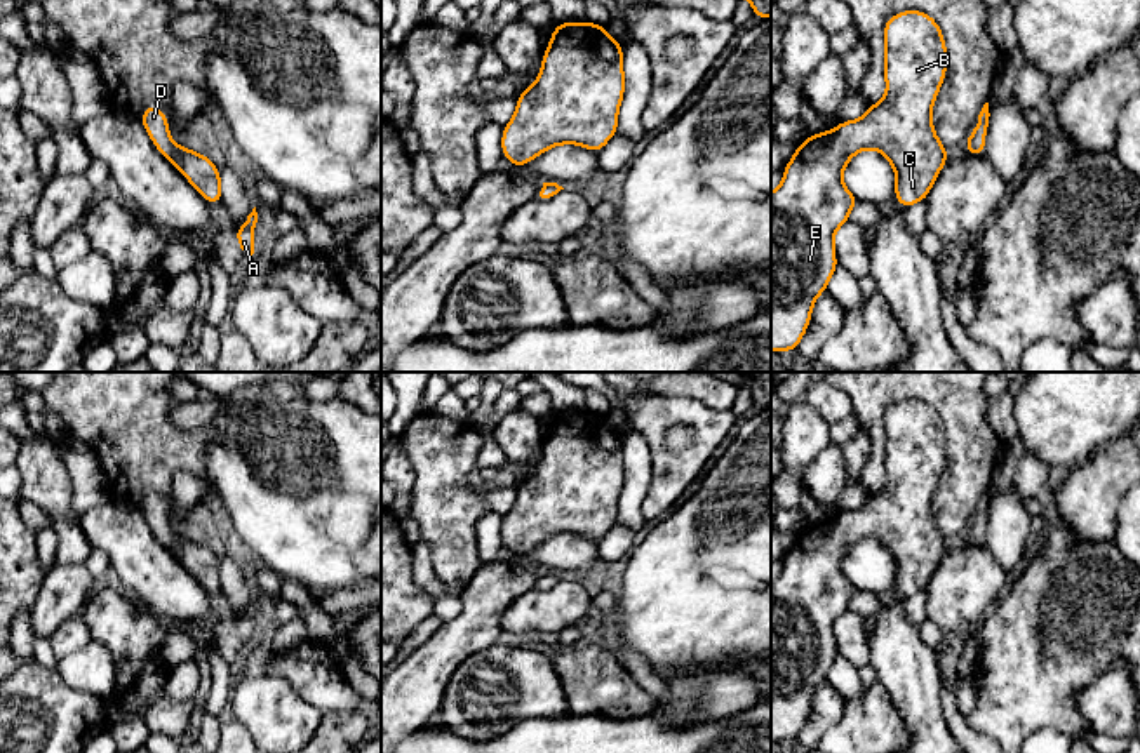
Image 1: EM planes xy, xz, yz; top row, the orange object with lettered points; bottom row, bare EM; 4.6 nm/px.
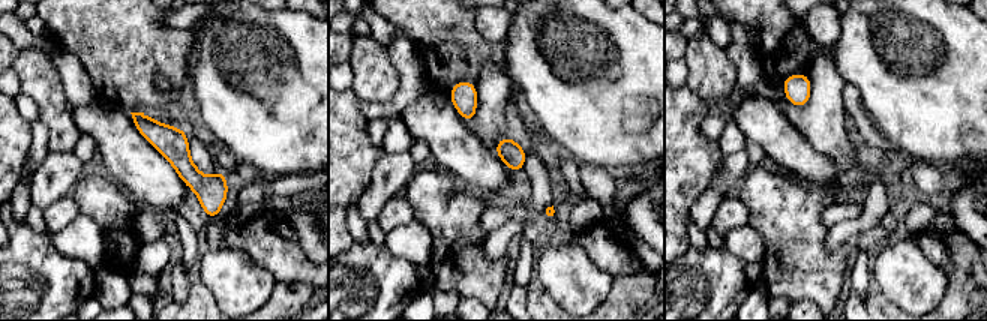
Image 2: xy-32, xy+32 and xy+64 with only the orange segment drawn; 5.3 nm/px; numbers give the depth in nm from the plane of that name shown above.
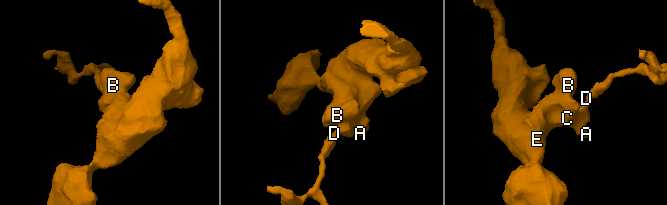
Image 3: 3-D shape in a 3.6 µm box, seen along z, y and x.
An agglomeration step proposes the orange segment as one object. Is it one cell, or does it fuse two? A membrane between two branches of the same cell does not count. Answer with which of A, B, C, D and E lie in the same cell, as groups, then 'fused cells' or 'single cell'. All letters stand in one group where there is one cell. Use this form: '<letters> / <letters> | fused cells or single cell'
A B C D E | single cell

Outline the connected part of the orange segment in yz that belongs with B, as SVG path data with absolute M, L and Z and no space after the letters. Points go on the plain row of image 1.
M903 400L884 412L884 487L870 494L860 510L846 510L828 522L811 523L795 537L792 550L783 558L781 574L771 583L771 741L794 741L809 716L816 687L827 680L837 657L834 626L849 610L849 602L858 588L842 572L842 560L860 539L877 539L896 563L895 586L902 596L926 590L949 541L940 532L933 511L933 492L947 463L947 436L938 412L922 400Z

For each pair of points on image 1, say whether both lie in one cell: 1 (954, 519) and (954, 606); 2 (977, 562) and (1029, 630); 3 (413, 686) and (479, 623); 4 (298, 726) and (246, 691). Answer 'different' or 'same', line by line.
1: different
2: different
3: same
4: same

